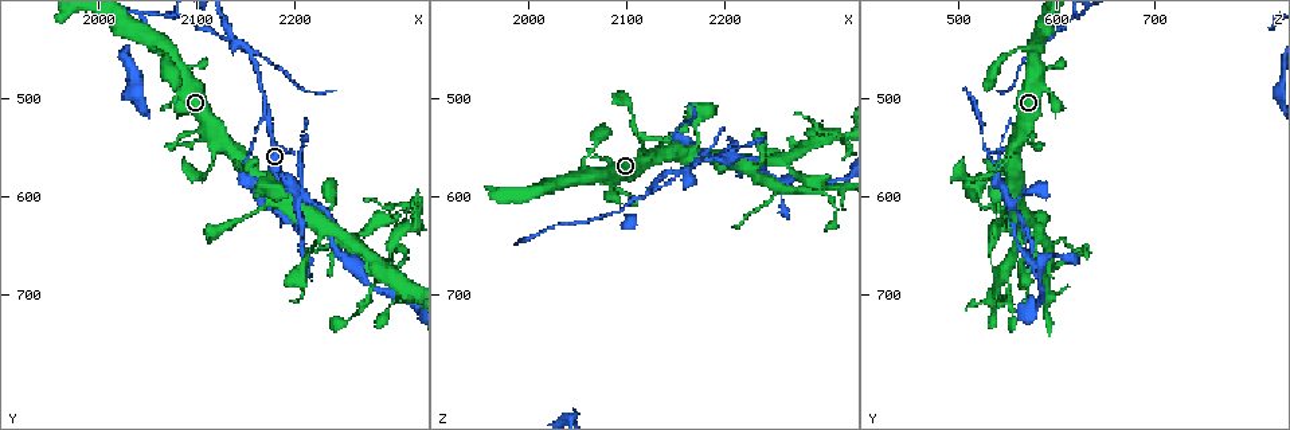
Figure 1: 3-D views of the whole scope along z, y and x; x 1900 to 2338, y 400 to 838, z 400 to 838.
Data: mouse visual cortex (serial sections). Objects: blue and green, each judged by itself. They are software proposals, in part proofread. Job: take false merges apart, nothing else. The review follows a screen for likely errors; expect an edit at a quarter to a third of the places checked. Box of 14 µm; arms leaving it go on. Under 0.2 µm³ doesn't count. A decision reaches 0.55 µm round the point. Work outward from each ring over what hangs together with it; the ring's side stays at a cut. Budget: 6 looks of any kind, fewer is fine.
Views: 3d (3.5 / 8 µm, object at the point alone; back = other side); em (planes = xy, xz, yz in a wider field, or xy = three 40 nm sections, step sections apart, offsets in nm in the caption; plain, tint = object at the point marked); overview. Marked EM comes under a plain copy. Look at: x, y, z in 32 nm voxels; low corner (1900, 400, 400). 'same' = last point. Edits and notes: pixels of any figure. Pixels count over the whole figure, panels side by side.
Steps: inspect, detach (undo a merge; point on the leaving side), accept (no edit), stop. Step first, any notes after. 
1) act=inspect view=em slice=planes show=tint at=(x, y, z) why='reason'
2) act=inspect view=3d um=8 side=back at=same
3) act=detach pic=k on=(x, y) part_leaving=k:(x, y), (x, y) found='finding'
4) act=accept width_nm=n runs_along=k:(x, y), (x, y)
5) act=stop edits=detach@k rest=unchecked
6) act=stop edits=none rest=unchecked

act=inspect view=3d um=3.5 side=back at=(2200, 585, 565) why='three-way junction'

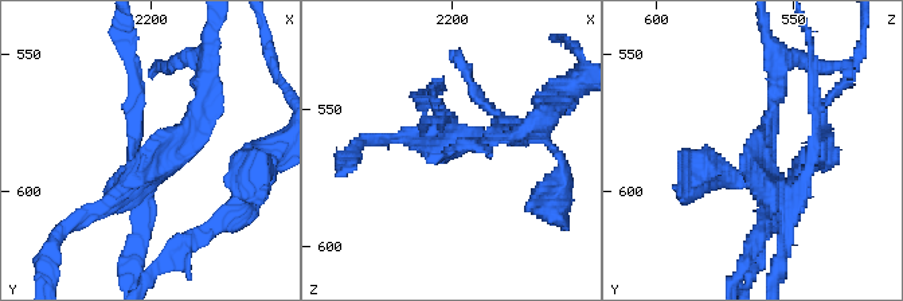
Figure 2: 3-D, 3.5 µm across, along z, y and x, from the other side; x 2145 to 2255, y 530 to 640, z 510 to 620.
act=inspect view=em slice=xy step=3 show=tint at=(2200, 588, 564) arms=3 arm_widths_nm=150,200,200

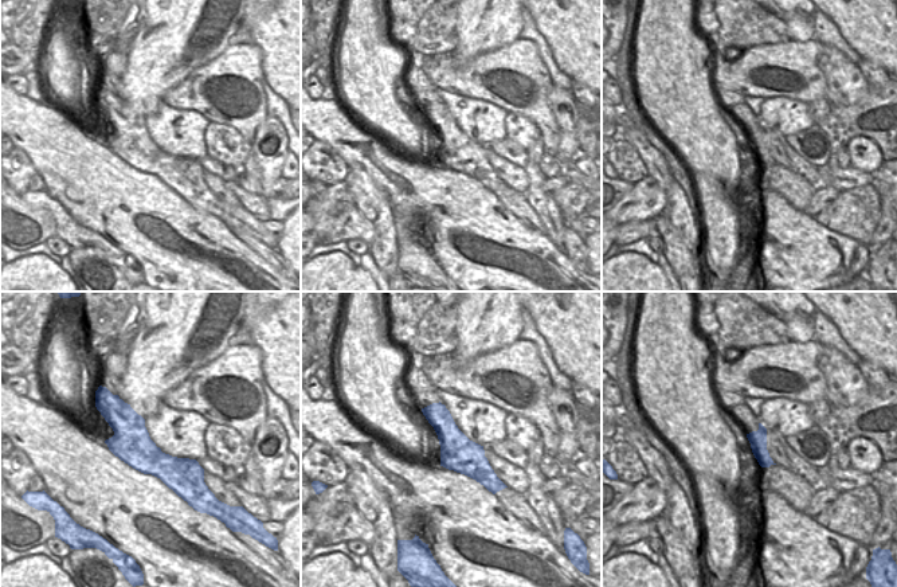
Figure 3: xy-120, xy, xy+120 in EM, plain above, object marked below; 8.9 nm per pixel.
act=detach pic=2 on=(820, 155) width_nm=320 part_leaving=2:(785, 200), (788, 225), (774, 278) found='a second cell is stuck on'

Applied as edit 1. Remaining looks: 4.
act=inspect view=3d um=3.5 at=(2150, 450, 575)

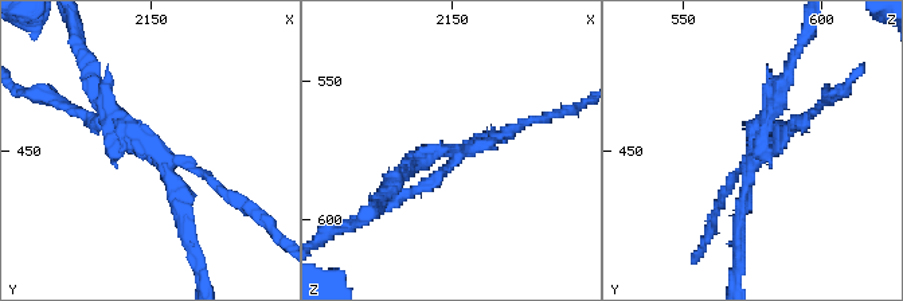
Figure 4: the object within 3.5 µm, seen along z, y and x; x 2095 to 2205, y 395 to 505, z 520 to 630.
act=inspect view=em slice=planes show=tint at=(2152, 452, 578) why='need the tissue'

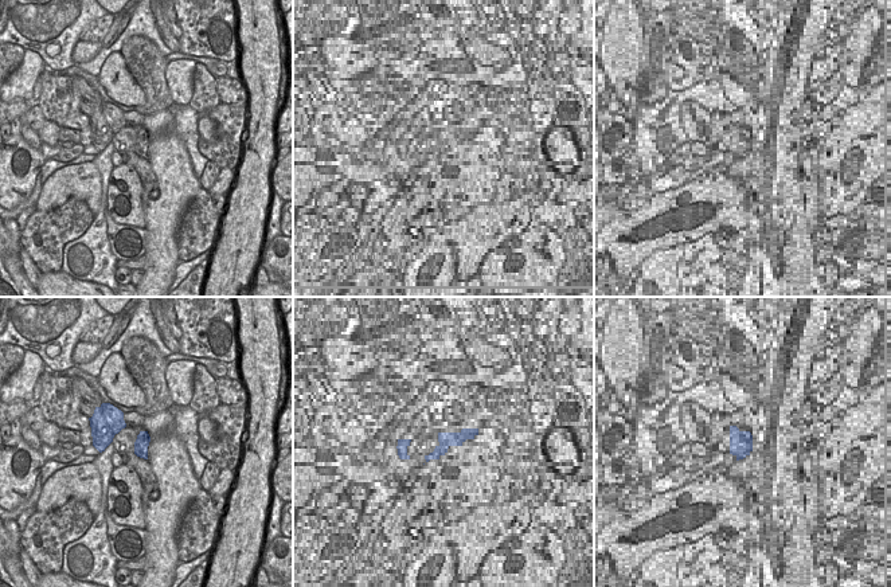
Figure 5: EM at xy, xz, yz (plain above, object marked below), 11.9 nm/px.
act=detach pic=4 on=(215, 184) found='a second cell is stuck on'

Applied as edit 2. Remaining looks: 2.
act=inspect view=em slice=xy step=1 show=tint at=(2250, 660, 580)

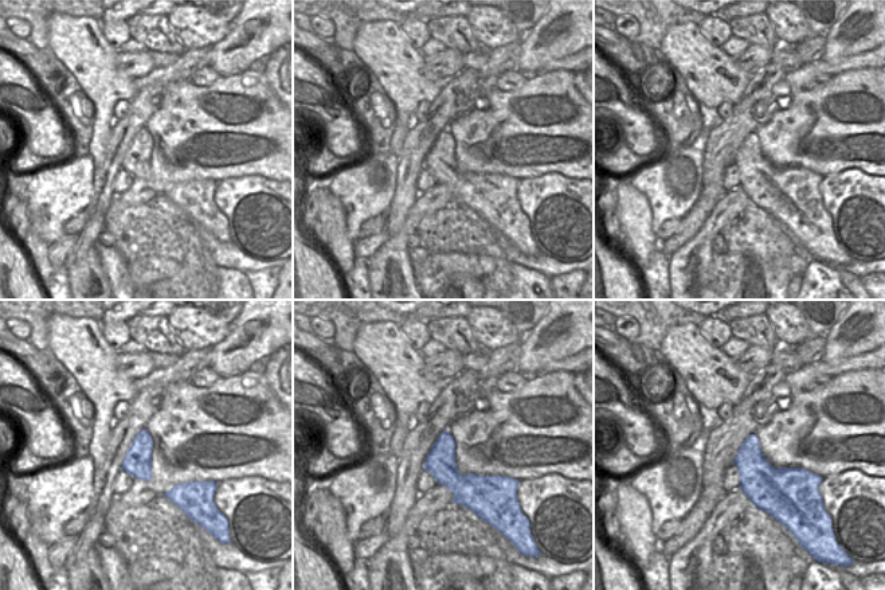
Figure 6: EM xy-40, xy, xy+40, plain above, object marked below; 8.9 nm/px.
act=inspect view=3d um=3.5 at=same why='see where the arms go'

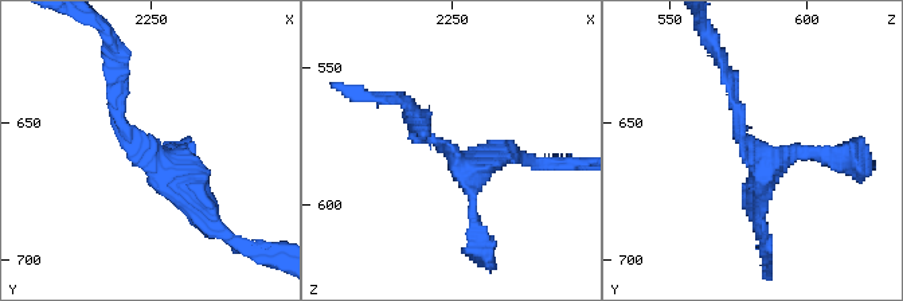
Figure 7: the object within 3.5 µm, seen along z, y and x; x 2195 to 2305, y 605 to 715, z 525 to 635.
act=accept width_nm=260 runs_along=7:(117, 85), (126, 139), (212, 217) found='continuous, no second cell'

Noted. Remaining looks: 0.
act=stop edits=detach@2,detach@4 rest=unchecked

